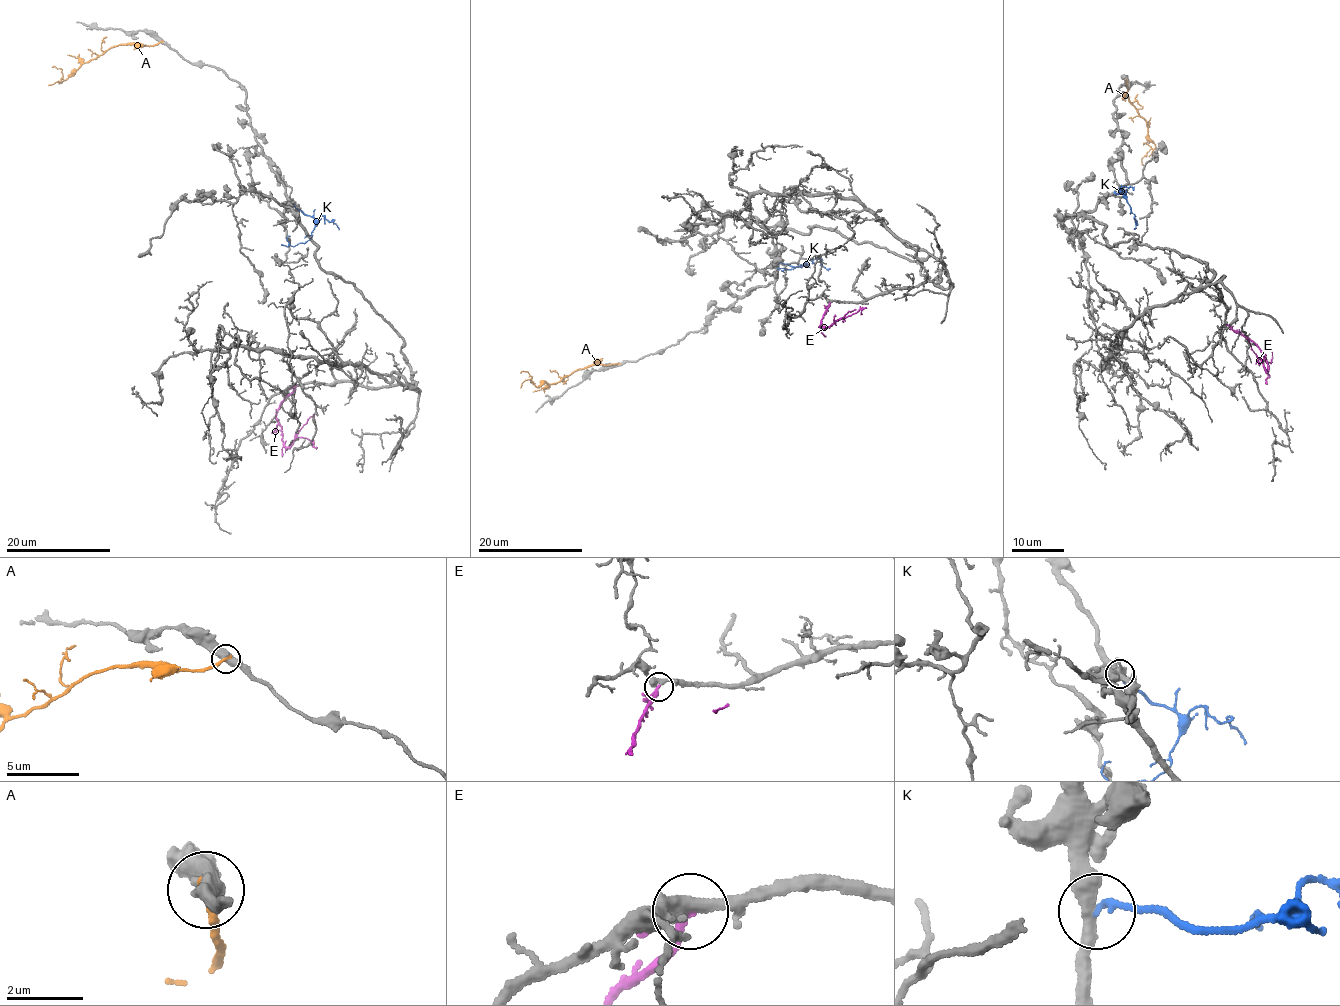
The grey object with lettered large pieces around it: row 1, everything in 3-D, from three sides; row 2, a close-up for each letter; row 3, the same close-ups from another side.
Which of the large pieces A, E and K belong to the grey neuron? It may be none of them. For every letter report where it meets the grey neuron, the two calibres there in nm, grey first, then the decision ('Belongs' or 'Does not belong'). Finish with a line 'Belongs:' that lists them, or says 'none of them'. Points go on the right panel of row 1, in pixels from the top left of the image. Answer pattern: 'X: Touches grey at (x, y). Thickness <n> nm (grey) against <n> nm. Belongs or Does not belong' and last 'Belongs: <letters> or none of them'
A: Touches grey at (1126, 80). Thickness 480 nm (grey) against 220 nm. Does not belong
E: Touches grey at (1226, 324). Thickness 380 nm (grey) against 180 nm. Belongs
K: Touches grey at (1115, 191). Thickness 380 nm (grey) against 170 nm. Does not belong
Belongs: E

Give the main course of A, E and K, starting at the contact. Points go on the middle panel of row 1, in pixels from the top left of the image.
A: (618, 364), (593, 364), (573, 371), (557, 382), (538, 387), (528, 379), (521, 388)
E: (829, 303), (820, 327), (828, 327), (856, 309)
K: (778, 263), (798, 266), (805, 264), (781, 270), (784, 272)

